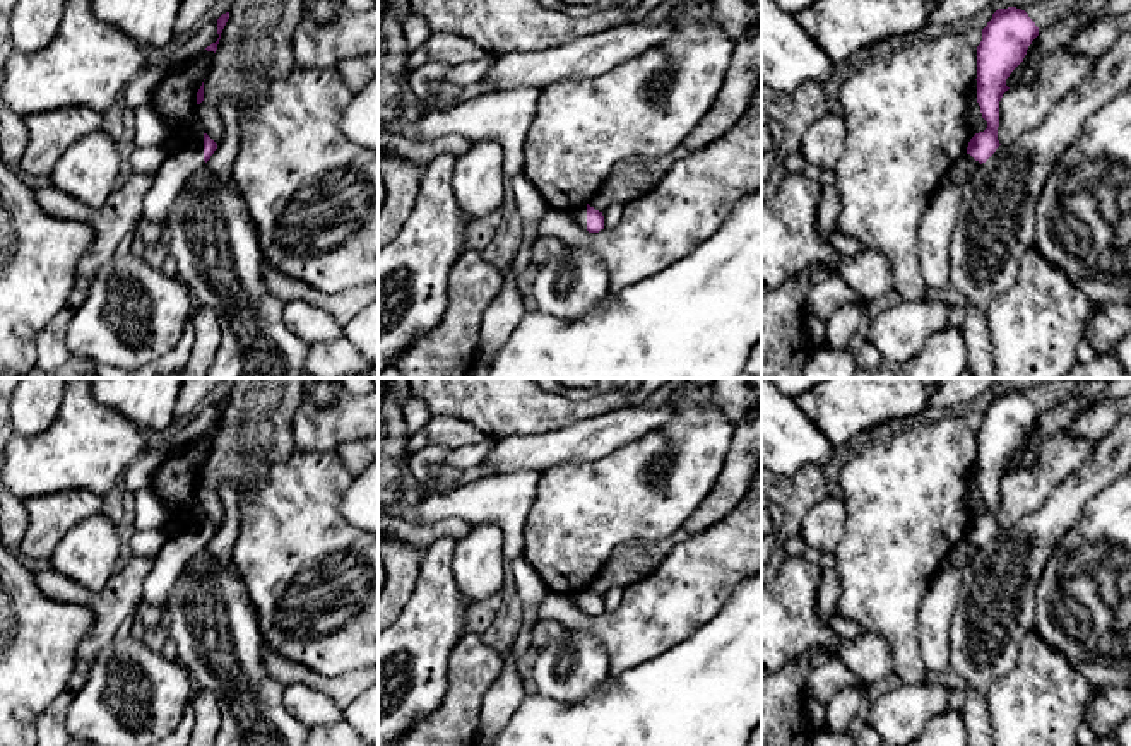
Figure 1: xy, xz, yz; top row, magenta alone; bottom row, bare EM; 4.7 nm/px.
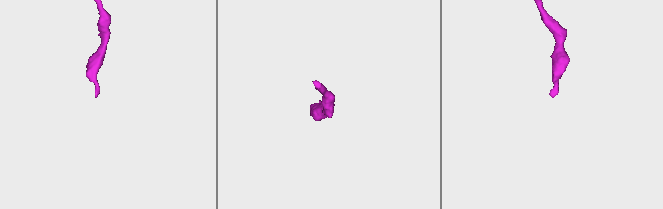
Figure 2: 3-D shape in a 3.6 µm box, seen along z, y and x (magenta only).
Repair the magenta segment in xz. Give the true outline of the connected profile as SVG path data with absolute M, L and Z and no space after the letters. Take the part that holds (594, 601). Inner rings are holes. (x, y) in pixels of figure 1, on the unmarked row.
M589 587L577 592L577 607L589 614L589 616L599 616L601 613L604 613L604 599L602 595L595 594L594 590L590 590Z

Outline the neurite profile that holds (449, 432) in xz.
M433 416L424 431L429 443L448 448L460 448L488 440L483 431L453 416Z

